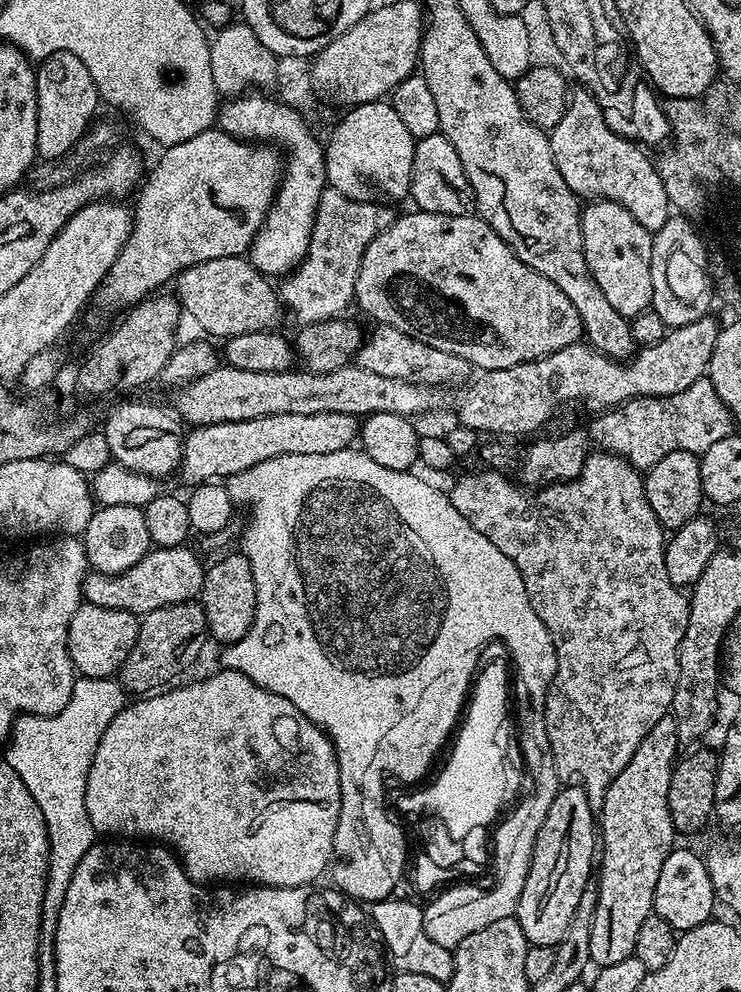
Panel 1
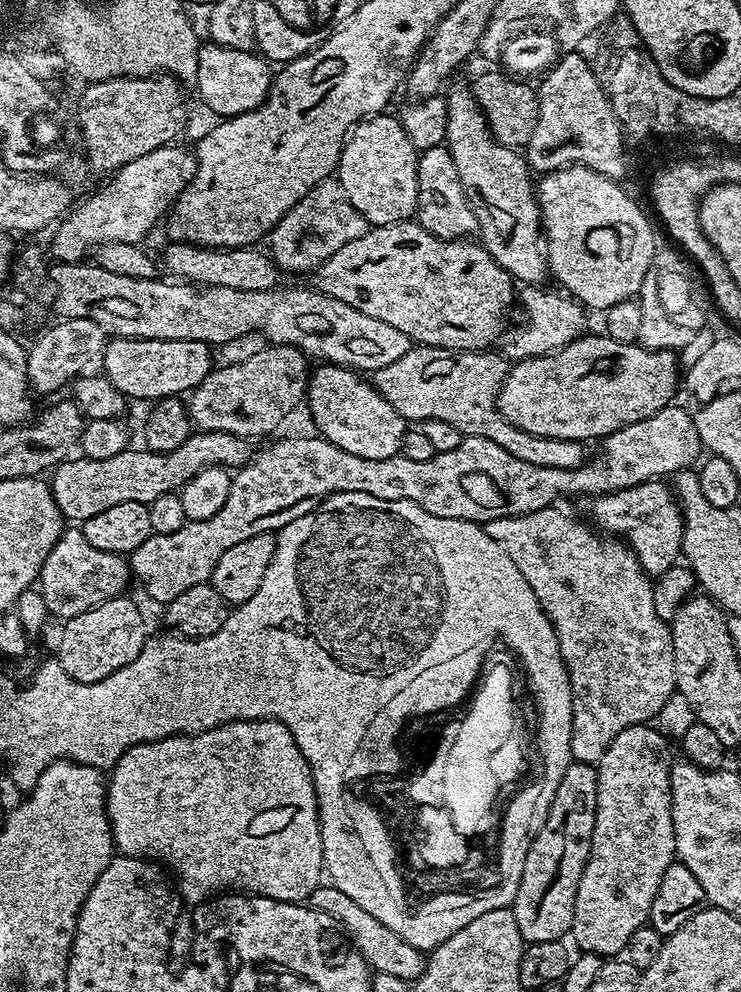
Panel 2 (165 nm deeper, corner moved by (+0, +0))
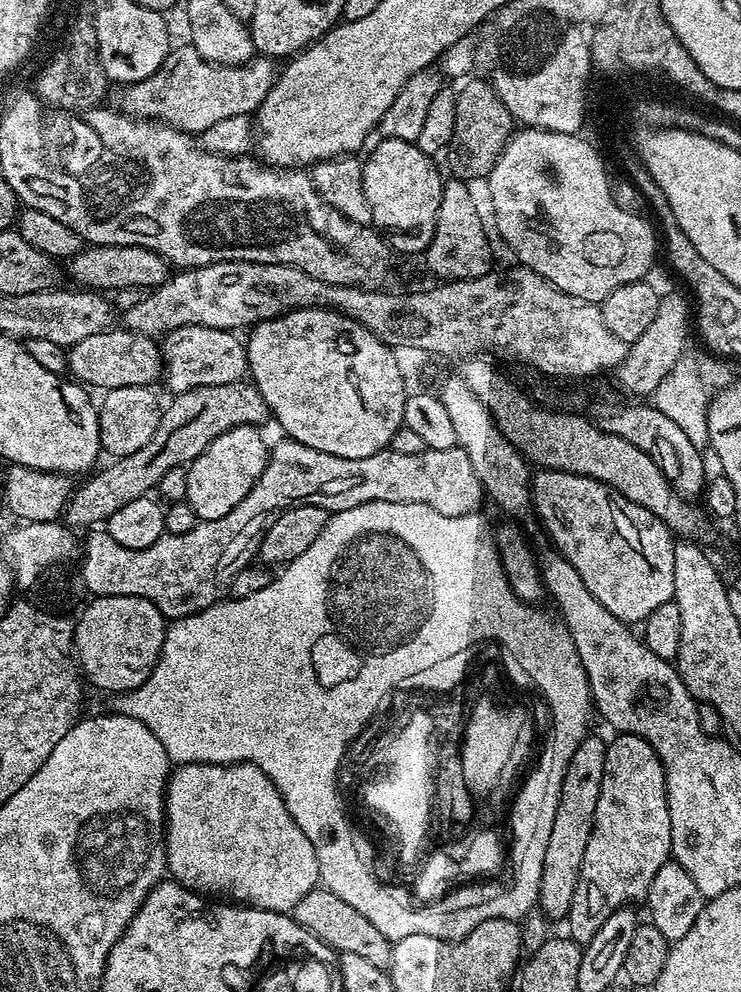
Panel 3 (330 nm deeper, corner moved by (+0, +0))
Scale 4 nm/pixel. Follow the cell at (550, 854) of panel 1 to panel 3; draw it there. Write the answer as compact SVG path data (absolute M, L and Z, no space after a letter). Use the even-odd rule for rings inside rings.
M589 734L574 750L570 757L570 766L566 766L566 774L562 778L562 790L558 798L558 806L554 814L554 826L550 830L550 842L546 846L546 858L542 862L542 878L540 879L540 897L538 908L549 921L563 921L570 910L570 902L574 902L574 890L578 886L578 874L582 866L582 854L586 854L586 842L590 842L590 830L594 826L594 810L598 810L598 794L602 786L602 774L606 770L605 737Z

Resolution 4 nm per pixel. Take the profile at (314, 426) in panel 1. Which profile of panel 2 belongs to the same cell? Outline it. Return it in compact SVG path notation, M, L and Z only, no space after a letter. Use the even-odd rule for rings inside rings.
M193 431L188 440L182 442L177 449L169 452L156 452L141 450L132 452L125 450L112 458L105 458L101 461L92 461L85 458L69 458L63 464L57 464L51 473L50 487L54 494L54 502L58 506L60 515L68 522L83 522L94 518L94 514L102 514L102 510L110 510L110 506L118 506L118 502L142 502L149 504L154 498L160 497L167 492L179 492L190 478L194 478L204 468L222 467L229 470L239 469L248 463L250 451L248 452L249 441L242 436L234 434L222 434L221 432Z

